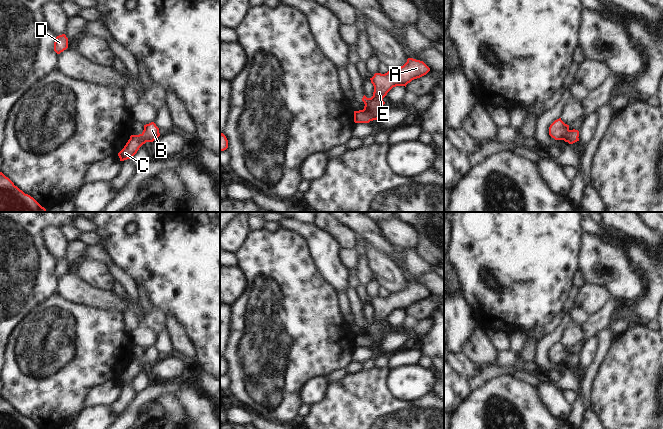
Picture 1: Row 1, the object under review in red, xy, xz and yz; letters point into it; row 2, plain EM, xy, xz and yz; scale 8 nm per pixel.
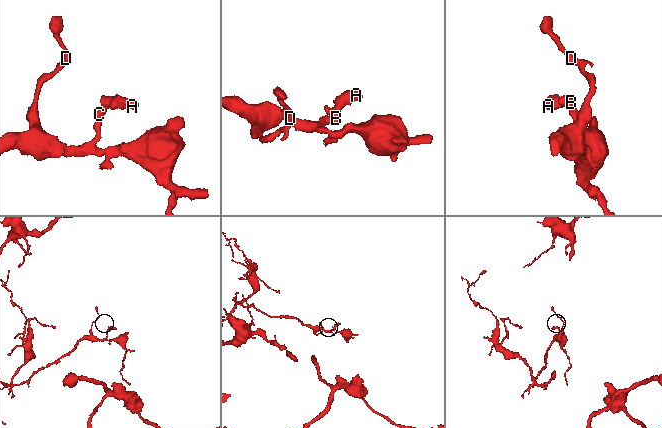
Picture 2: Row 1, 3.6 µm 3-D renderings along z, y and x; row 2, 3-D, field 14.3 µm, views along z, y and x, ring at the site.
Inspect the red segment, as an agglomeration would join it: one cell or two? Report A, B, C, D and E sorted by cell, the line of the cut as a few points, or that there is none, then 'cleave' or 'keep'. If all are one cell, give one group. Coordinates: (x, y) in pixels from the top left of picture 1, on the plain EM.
A B C D E | no cut | keep

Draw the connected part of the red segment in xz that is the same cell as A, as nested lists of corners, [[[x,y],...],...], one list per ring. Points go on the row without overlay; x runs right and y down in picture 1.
[[[408,282],[407,286],[399,292],[390,293],[385,298],[375,297],[370,302],[374,310],[373,320],[371,322],[363,320],[364,333],[354,335],[354,346],[369,347],[370,345],[377,344],[385,328],[383,322],[393,311],[406,311],[412,304],[426,299],[429,295],[430,292],[423,285]]]

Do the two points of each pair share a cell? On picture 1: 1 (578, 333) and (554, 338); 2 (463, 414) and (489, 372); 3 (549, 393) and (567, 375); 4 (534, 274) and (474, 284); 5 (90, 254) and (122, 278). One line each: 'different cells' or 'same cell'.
1: different cells
2: different cells
3: different cells
4: same cell
5: same cell

